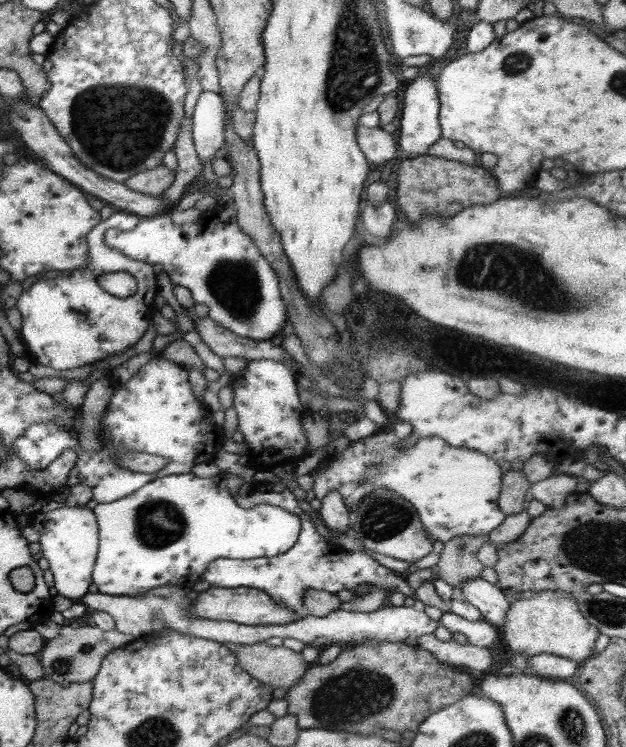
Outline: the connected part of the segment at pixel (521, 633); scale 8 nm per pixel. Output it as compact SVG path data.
M562 590L539 591L535 597L510 603L500 634L508 652L526 656L552 654L579 663L596 654L595 642L600 636L597 628L580 614L572 593Z

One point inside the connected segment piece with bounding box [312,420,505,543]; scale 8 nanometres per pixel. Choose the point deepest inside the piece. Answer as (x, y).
(455, 491)

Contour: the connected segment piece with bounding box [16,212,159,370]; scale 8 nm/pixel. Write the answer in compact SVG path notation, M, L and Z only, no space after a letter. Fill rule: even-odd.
M116 212L108 220L100 220L87 234L87 264L83 268L56 278L56 290L54 284L40 282L24 290L16 303L23 320L18 331L31 362L56 370L80 368L126 352L144 336L152 324L150 307L154 306L154 297L159 293L158 268L153 264L129 259L104 242L107 230L132 230L141 220L137 215L125 212ZM112 272L132 274L138 286L136 294L121 299L103 290L98 285L98 278L102 273Z

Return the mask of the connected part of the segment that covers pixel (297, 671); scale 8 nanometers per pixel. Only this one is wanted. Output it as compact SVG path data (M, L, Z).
M266 642L239 645L234 656L238 666L274 690L290 690L310 667L300 653L289 650L284 645L266 645Z

